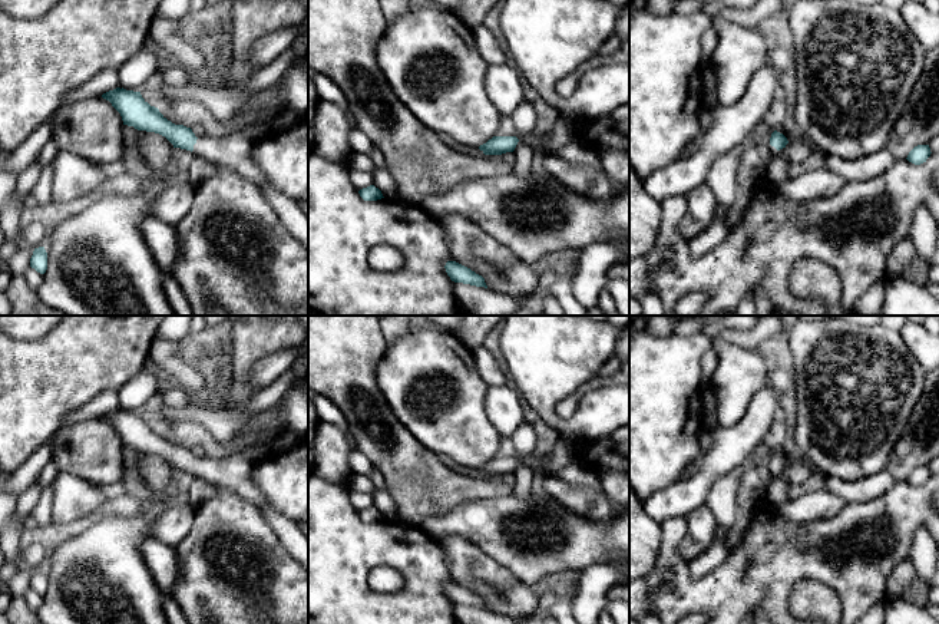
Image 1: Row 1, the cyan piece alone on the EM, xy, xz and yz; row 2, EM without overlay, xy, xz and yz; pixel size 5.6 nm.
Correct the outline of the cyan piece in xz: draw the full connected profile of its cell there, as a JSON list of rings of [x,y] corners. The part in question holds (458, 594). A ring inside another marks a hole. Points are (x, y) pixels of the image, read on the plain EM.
[[[447,582],[444,590],[446,590],[446,594],[450,598],[450,601],[454,604],[463,604],[463,605],[487,610],[485,600],[482,597],[476,595],[470,590],[467,590],[456,582]]]

